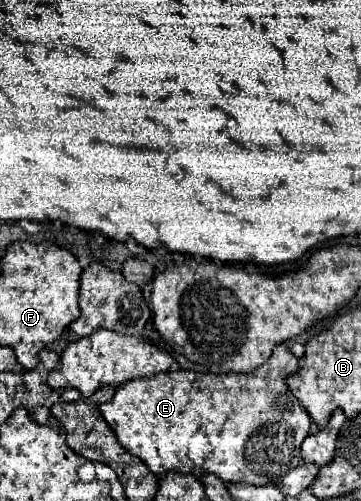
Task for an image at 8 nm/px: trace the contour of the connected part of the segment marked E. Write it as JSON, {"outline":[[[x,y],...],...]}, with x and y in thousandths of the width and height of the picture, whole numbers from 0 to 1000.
{"outline":[[[781,685],[759,697],[737,729],[715,733],[693,749],[654,745],[537,745],[537,741],[465,741],[377,760],[343,764],[321,788],[283,808],[283,828],[327,880],[366,908],[388,912],[393,924],[427,944],[454,940],[532,944],[532,936],[560,936],[593,944],[620,964],[693,964],[737,968],[770,964],[803,936],[831,924],[831,888],[859,864],[864,836],[825,804],[825,796],[798,780],[792,752],[825,741],[825,717]]]}

